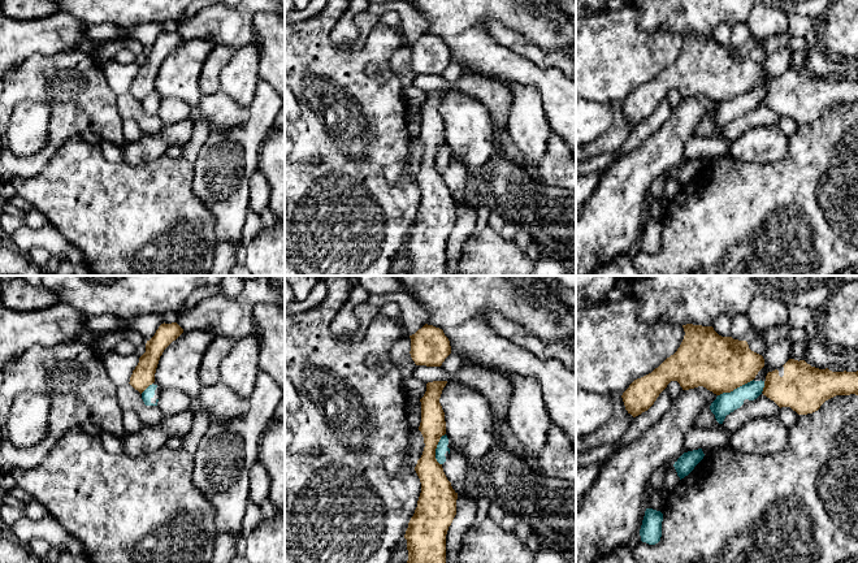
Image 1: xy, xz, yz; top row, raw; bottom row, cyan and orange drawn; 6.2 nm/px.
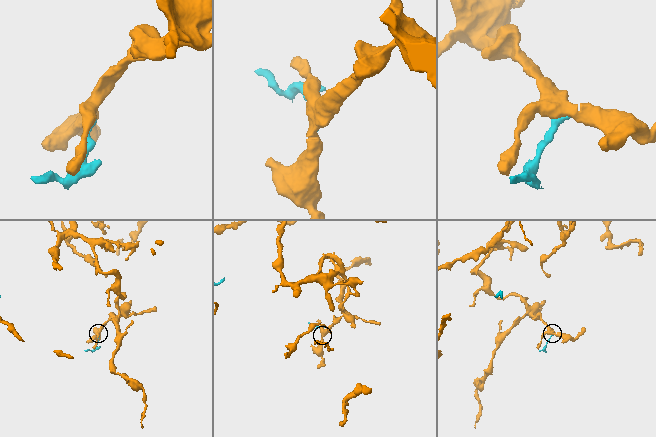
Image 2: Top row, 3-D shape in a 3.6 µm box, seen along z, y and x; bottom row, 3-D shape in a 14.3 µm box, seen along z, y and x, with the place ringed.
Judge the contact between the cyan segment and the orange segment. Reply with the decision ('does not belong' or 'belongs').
belongs

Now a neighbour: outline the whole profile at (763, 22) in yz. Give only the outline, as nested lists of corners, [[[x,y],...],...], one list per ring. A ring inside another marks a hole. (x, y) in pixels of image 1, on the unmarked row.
[[[757,5],[746,23],[749,26],[750,35],[763,40],[768,36],[786,33],[789,26],[789,14],[781,9]]]

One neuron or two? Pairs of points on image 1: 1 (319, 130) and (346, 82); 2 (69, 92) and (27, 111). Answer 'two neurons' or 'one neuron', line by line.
1: one neuron
2: two neurons

